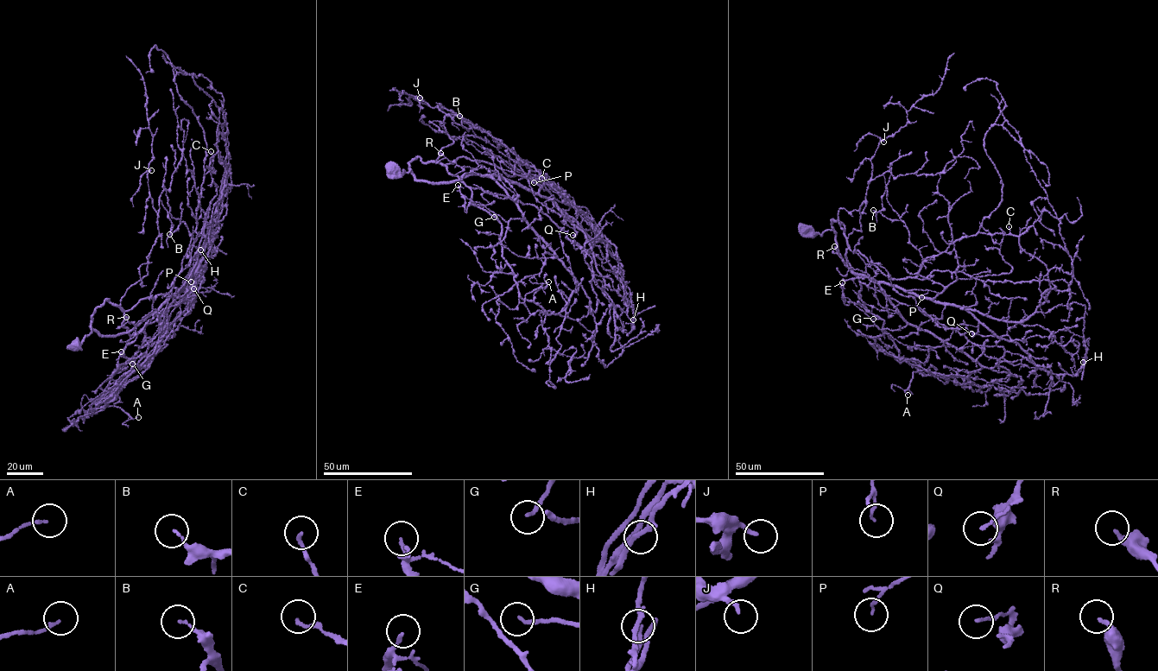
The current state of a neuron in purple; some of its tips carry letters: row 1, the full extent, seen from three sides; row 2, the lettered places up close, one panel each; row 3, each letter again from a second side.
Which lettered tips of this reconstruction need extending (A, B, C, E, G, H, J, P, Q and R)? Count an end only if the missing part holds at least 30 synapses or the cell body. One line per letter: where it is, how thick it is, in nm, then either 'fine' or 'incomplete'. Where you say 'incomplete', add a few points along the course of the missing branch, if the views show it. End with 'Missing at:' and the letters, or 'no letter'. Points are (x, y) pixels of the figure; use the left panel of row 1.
A: place (138, 417); calibre 120 nm; fine
B: place (169, 234); calibre 100 nm; fine
C: place (211, 151); calibre 150 nm; fine
E: place (121, 351); calibre 130 nm; fine
G: place (132, 363); calibre 170 nm; incomplete; course (132, 363), (125, 374), (110, 380), (98, 390)
H: place (200, 250); calibre 190 nm; fine
J: place (151, 170); calibre 170 nm; fine
P: place (191, 281); calibre 80 nm; fine
Q: place (193, 288); calibre 110 nm; fine
R: place (126, 317); calibre 320 nm; fine
Missing at: G

